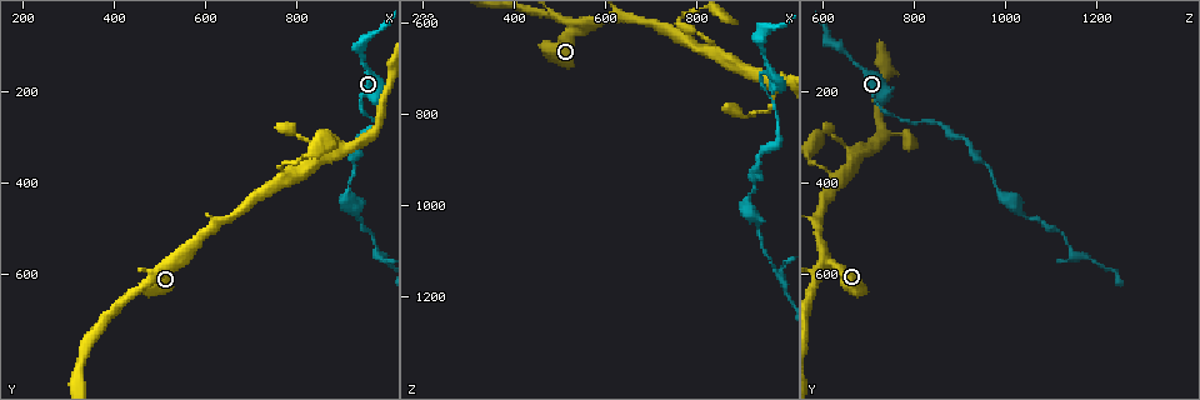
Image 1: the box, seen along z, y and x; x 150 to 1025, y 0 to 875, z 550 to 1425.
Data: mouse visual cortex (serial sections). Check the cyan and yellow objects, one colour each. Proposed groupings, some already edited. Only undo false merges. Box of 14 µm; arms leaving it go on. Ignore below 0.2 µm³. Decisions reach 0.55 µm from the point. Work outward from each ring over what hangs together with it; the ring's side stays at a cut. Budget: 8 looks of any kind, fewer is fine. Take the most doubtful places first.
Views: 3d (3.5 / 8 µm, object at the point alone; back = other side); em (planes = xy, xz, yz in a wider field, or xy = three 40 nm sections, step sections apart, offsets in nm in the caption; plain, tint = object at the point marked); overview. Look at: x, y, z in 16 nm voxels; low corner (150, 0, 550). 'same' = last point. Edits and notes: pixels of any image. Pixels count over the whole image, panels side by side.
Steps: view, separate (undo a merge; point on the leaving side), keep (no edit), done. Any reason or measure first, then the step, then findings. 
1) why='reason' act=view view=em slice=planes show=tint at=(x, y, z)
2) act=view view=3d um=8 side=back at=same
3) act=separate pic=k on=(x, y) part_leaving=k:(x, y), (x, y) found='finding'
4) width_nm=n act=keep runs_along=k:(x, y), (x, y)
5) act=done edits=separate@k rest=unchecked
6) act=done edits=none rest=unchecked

why='three arms meet' act=view view=3d um=3.5 at=(530, 575, 620)

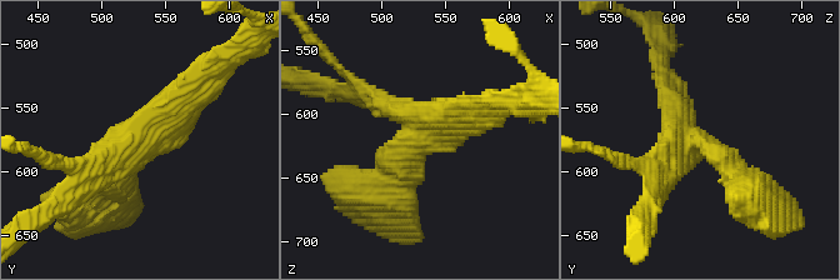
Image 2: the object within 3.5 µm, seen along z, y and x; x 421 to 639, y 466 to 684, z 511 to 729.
why='now the EM' act=view view=em slice=planes show=tint at=(536, 578, 614)

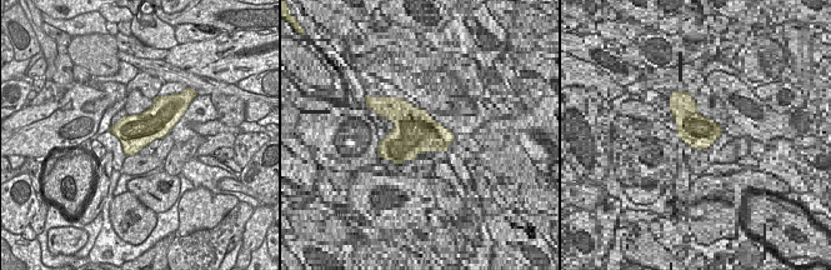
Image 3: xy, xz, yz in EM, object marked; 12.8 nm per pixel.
act=keep runs_along=2:(116, 185), (120, 154), (200, 81) found='continuous, no second cell'

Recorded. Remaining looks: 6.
why='abrupt turn' act=view view=3d um=8 at=(765, 395, 640)

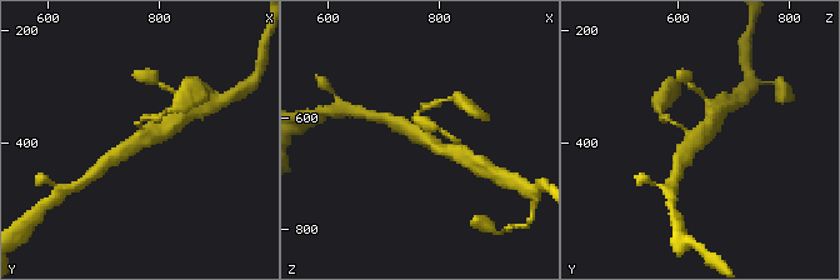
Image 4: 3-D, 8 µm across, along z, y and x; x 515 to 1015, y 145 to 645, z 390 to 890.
why='need the tissue' act=view view=em slice=xy step=2 show=tint at=(770, 400, 635)

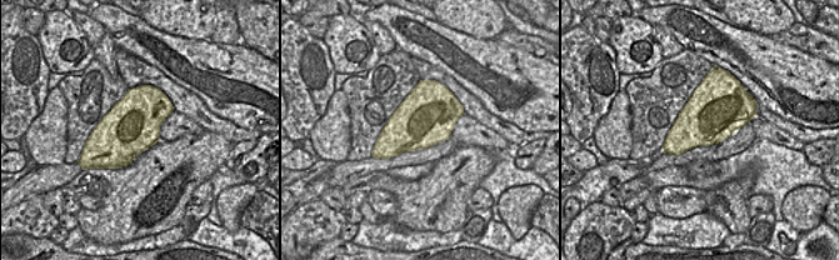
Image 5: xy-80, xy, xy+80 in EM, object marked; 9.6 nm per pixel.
arms=3 act=keep runs_along=4:(111, 159), (169, 126) found='all the same cell'

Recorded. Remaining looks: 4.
why='thick turns thin' act=view view=3d um=3.5 at=(975, 275, 865)

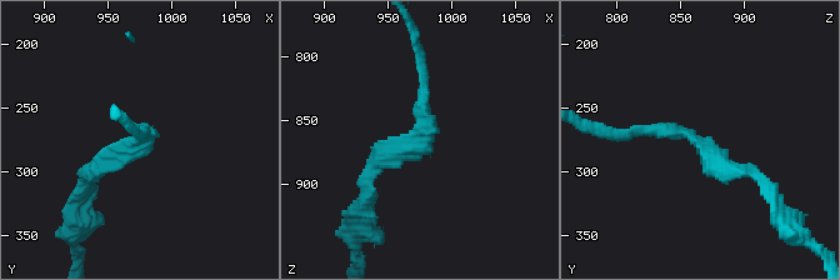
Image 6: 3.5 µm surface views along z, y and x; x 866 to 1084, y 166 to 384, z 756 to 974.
arm_widths_nm=150,250 why='shape alone is not enough' act=view view=em slice=xy step=2 show=tint at=(976, 276, 866)

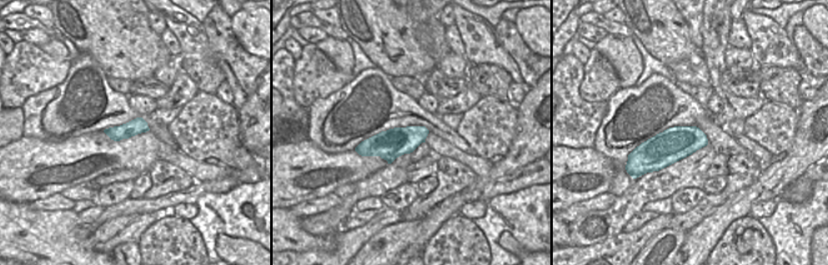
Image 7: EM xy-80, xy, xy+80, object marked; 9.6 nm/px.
why='another direction' act=view view=em slice=xy step=1 show=tint at=same

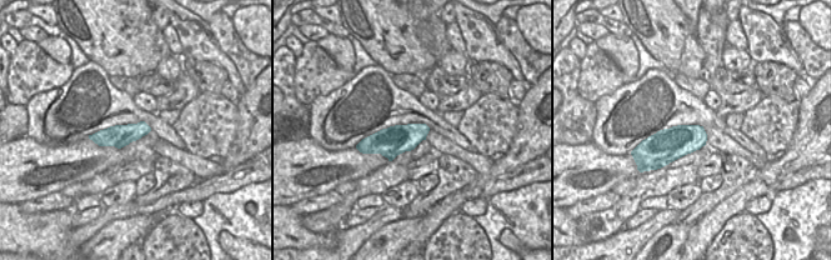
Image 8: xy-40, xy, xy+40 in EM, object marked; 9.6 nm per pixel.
act=keep runs_along=6:(421, 61), (421, 138), (368, 183) found='continuous, no second cell'

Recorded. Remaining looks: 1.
act=done edits=none rest=unchecked

